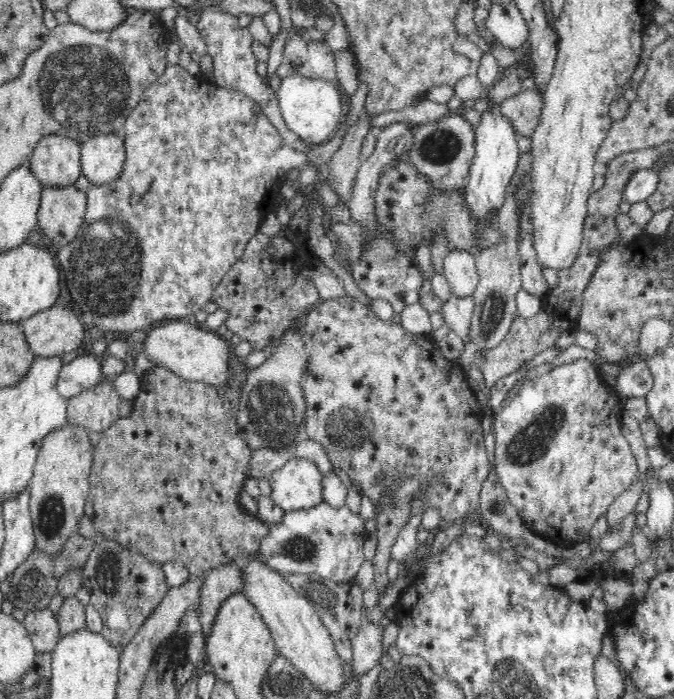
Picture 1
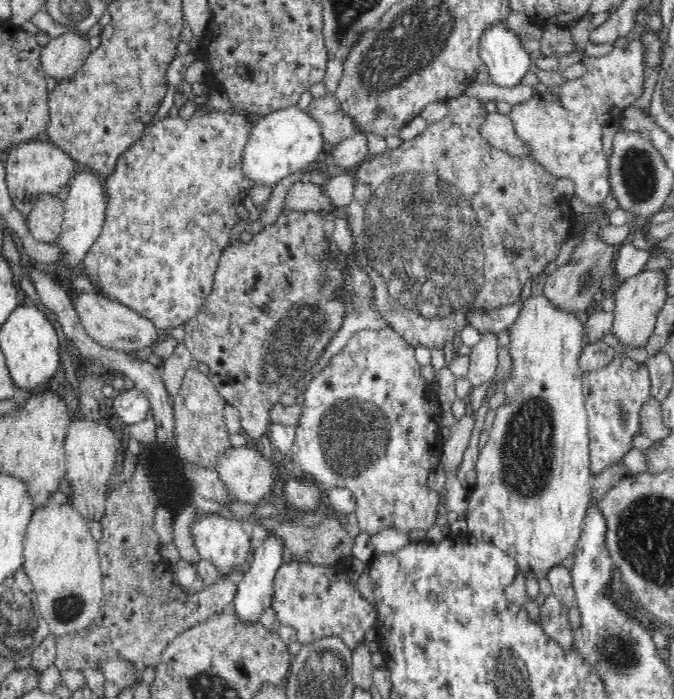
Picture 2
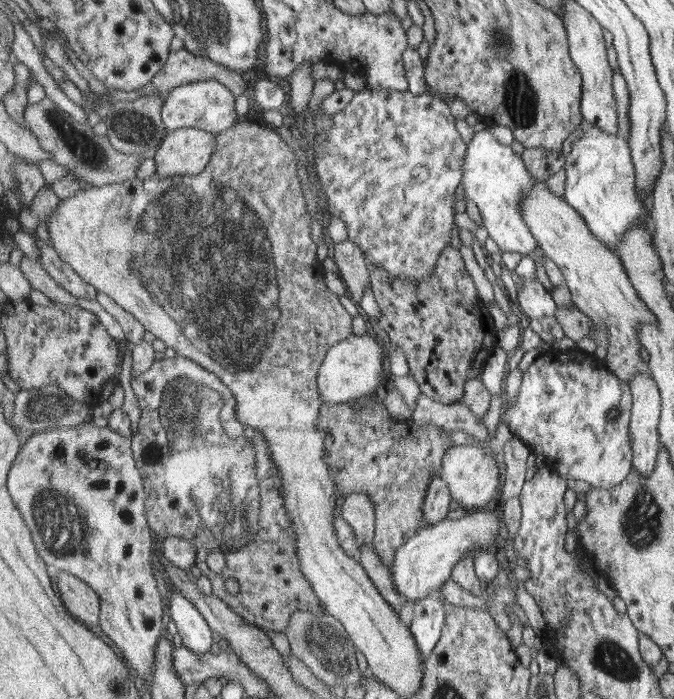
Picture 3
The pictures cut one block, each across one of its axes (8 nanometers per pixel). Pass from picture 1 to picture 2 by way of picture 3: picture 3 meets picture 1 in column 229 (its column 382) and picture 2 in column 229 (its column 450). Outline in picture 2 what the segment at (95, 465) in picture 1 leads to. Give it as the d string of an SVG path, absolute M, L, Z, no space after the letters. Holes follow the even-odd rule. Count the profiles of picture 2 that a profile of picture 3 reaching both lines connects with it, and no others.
M190 367L184 375L182 386L173 398L174 443L178 444L178 456L196 466L216 466L218 456L230 448L228 429L224 425L224 407L227 402L219 393L215 384L200 373L197 368Z

